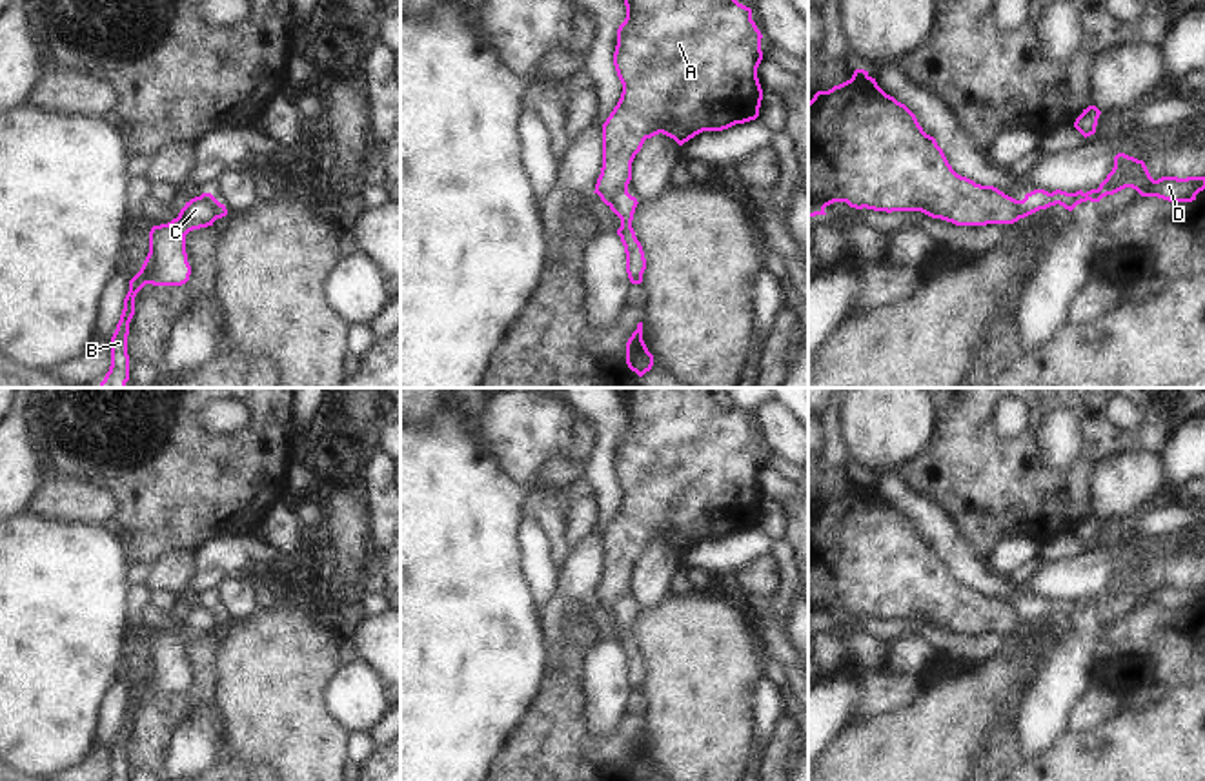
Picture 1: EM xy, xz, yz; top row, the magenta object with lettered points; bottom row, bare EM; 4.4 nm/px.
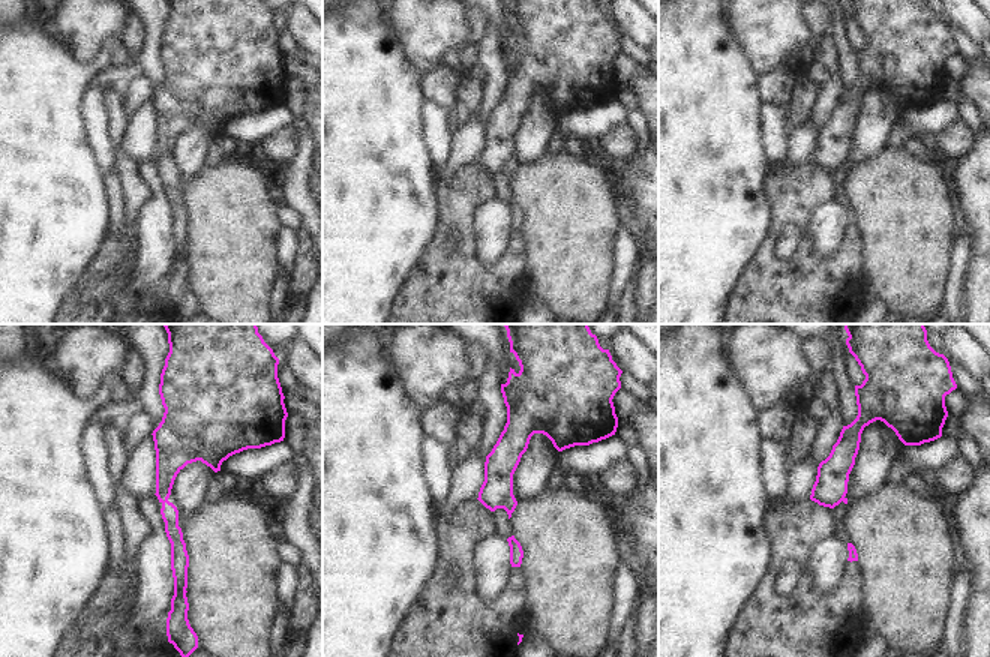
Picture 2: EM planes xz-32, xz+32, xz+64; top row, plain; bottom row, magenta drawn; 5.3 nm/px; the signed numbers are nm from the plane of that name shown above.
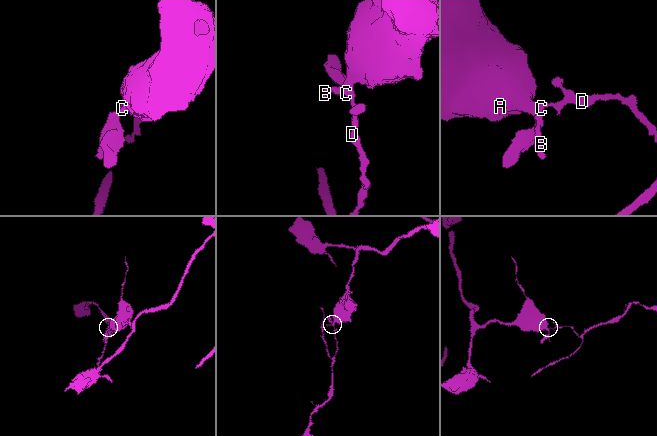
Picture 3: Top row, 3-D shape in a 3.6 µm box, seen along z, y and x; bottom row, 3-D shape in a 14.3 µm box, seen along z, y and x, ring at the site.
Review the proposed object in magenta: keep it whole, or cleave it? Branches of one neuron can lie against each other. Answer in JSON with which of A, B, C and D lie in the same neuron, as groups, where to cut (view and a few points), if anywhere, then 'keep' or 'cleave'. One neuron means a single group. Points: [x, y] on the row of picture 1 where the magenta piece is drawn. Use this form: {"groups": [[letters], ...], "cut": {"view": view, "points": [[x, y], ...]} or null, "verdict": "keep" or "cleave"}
{"groups": [["A", "B", "C"], ["D"]], "cut": {"view": "xz", "points": [[627, 188], [610, 206]]}, "verdict": "cleave"}

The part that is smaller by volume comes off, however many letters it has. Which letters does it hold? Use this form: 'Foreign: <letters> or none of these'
Foreign: D

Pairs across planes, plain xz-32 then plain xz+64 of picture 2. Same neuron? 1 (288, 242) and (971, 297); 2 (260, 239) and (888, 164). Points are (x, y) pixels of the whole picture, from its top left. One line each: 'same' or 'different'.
1: different
2: same

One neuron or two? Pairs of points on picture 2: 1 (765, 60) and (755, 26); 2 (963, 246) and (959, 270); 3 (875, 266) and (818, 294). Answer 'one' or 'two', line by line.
1: one
2: one
3: two

